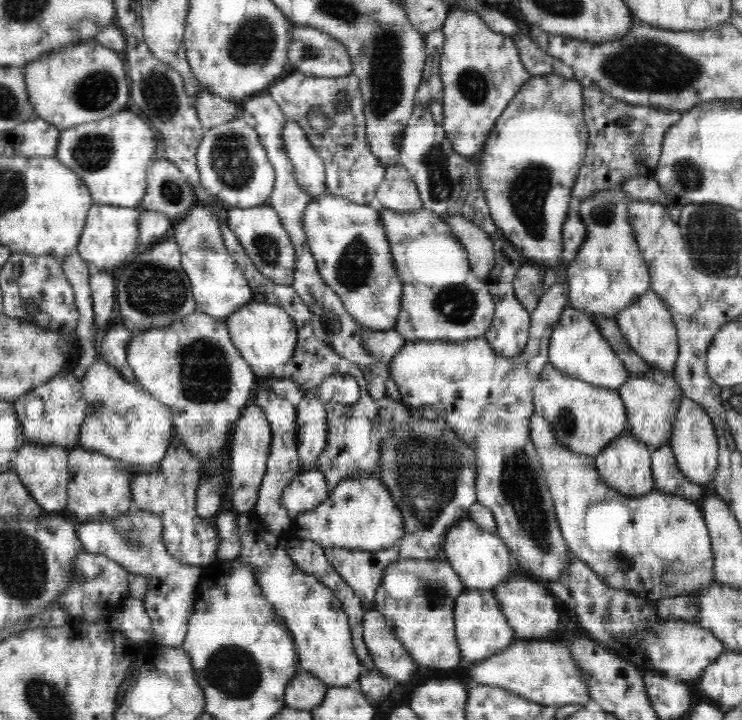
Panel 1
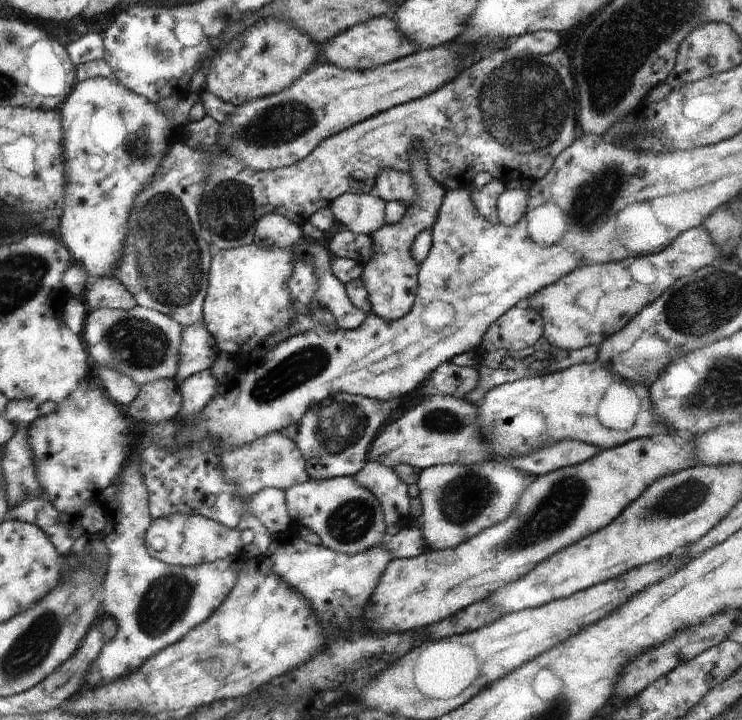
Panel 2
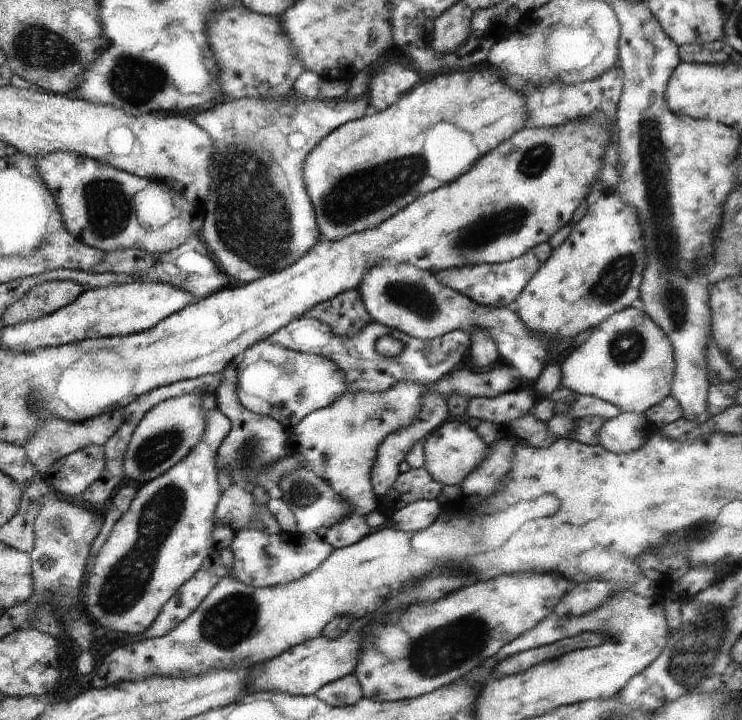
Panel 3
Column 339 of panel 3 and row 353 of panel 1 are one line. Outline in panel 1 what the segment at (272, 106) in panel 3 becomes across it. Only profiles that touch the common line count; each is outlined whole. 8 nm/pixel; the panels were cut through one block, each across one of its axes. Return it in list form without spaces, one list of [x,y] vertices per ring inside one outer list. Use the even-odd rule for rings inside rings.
[[[125,322],[123,325],[126,326],[117,325],[106,332],[104,339],[98,344],[99,356],[100,360],[116,368],[126,380],[134,381],[134,372],[128,365],[126,352],[137,331],[131,329]]]

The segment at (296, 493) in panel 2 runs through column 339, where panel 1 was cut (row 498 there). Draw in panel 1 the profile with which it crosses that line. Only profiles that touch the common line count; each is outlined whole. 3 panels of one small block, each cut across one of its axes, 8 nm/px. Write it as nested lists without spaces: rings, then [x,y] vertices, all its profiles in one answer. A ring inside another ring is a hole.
[[[552,285],[550,288],[545,290],[543,293],[542,299],[538,304],[538,307],[531,313],[531,326],[529,331],[529,340],[527,345],[523,348],[523,351],[520,352],[520,356],[516,356],[517,358],[504,358],[503,356],[499,356],[496,354],[492,347],[489,346],[488,341],[484,336],[480,336],[476,339],[466,340],[462,342],[448,342],[444,341],[428,341],[428,340],[420,340],[420,341],[410,341],[404,344],[404,348],[396,354],[395,360],[388,365],[388,371],[392,380],[396,381],[396,385],[398,385],[398,391],[400,391],[400,401],[408,406],[412,412],[415,412],[415,409],[422,410],[422,408],[426,405],[431,406],[432,409],[436,412],[438,417],[442,417],[444,421],[446,421],[446,425],[450,426],[454,430],[454,433],[464,442],[468,447],[472,447],[474,449],[474,453],[476,453],[476,486],[475,491],[477,494],[477,502],[482,504],[484,507],[488,507],[494,515],[496,526],[497,526],[497,535],[501,537],[502,540],[507,544],[509,551],[511,552],[511,556],[516,559],[516,562],[522,566],[522,568],[527,569],[530,574],[539,577],[541,580],[546,580],[549,582],[552,581],[563,581],[566,576],[565,566],[567,562],[570,560],[570,552],[568,551],[568,545],[565,541],[565,538],[562,536],[561,528],[559,527],[559,522],[557,521],[557,516],[555,513],[553,498],[551,497],[545,474],[543,472],[543,468],[541,467],[540,457],[537,456],[536,449],[534,448],[533,441],[531,440],[530,435],[530,418],[535,413],[535,406],[533,403],[533,388],[542,374],[542,370],[544,370],[544,366],[548,364],[548,346],[550,346],[550,340],[556,326],[559,324],[560,316],[565,312],[565,309],[569,307],[569,289],[566,287],[562,287],[562,285]],[[488,406],[494,406],[497,408],[498,413],[498,422],[495,426],[492,424],[486,425],[486,423],[480,423],[482,420],[482,412],[484,412],[484,408],[488,408]]]

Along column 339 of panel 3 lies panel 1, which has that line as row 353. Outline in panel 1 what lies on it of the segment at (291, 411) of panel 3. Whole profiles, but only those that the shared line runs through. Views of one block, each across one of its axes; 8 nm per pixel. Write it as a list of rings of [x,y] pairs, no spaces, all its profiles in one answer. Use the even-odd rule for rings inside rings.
[[[364,327],[362,336],[363,347],[374,357],[386,365],[390,365],[397,356],[398,352],[404,348],[406,340],[394,329],[373,331]]]

